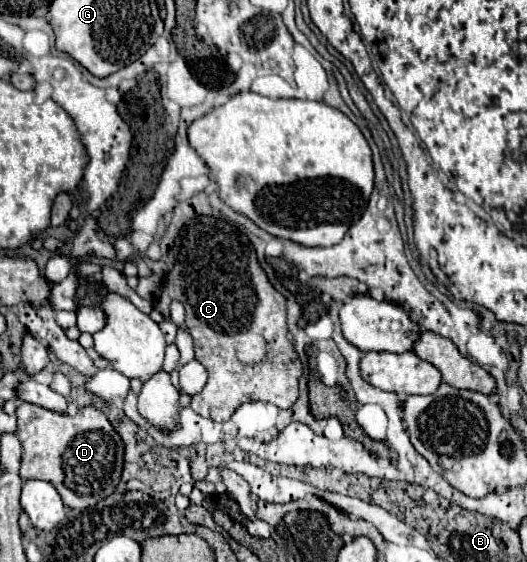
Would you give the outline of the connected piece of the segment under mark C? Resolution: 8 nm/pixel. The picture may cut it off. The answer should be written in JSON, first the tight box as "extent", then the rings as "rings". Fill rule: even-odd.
{"extent":[155,215,303,421],"rings":[[[199,215],[181,229],[175,239],[173,253],[175,267],[167,273],[163,293],[155,307],[165,317],[169,317],[169,303],[173,299],[179,299],[185,305],[185,323],[191,329],[195,359],[209,373],[203,391],[191,397],[191,409],[213,421],[229,421],[235,409],[247,401],[267,401],[279,409],[289,409],[299,397],[299,377],[303,375],[303,363],[299,361],[299,355],[289,339],[287,299],[269,283],[257,261],[251,241],[223,219]]]}

